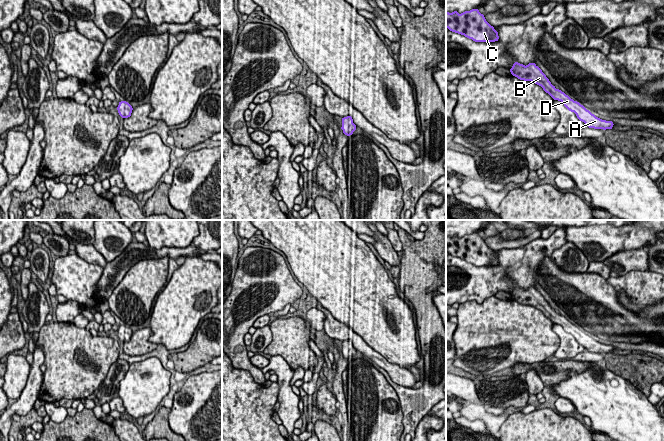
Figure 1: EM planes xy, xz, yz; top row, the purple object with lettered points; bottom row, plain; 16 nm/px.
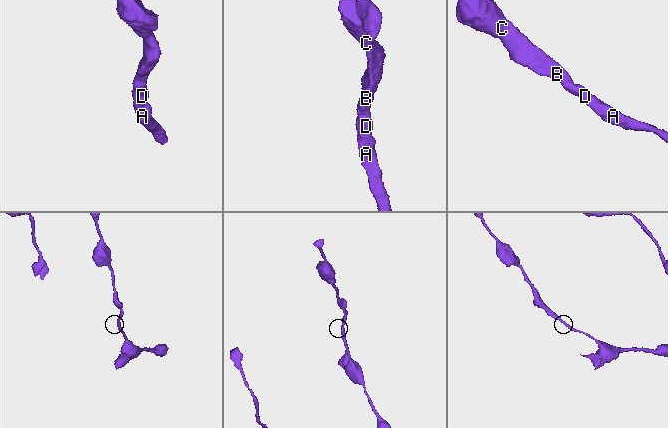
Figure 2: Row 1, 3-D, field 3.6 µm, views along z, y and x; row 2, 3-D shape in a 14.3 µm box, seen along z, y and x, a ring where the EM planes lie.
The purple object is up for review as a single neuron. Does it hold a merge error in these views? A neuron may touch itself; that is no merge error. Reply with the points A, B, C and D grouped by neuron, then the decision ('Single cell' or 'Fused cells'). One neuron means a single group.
Groups: A B C D. Single cell

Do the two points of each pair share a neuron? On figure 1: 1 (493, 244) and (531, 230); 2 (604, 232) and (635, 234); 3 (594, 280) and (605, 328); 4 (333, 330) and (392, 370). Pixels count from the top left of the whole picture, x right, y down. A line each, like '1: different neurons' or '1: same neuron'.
1: same neuron
2: same neuron
3: same neuron
4: same neuron

